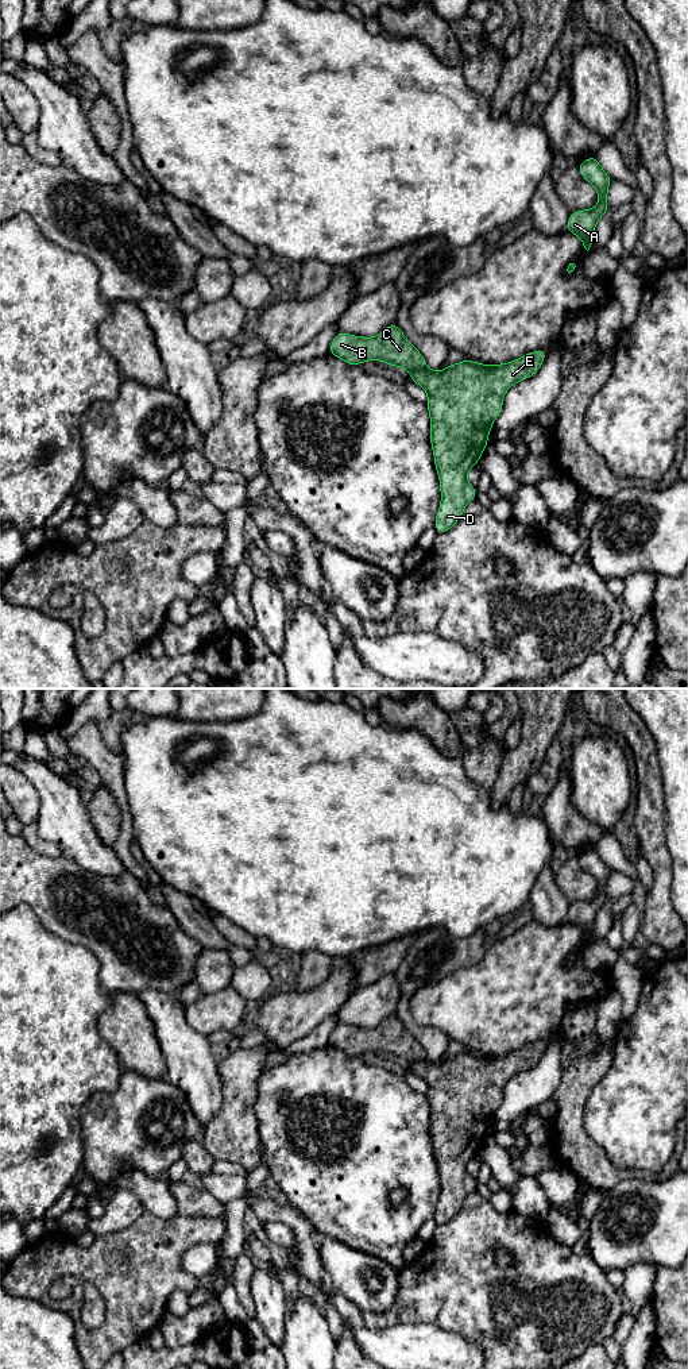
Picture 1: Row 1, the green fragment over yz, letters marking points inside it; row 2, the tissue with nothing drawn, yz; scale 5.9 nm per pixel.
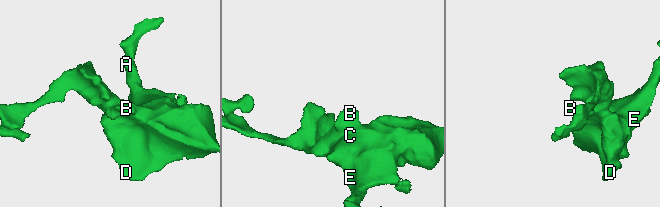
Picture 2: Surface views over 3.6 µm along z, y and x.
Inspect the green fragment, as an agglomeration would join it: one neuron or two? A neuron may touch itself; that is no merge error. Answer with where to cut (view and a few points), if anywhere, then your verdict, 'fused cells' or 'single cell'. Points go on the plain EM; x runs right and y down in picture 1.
cut none; single cell

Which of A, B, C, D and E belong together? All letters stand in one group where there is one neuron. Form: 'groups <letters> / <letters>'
groups A B C D E

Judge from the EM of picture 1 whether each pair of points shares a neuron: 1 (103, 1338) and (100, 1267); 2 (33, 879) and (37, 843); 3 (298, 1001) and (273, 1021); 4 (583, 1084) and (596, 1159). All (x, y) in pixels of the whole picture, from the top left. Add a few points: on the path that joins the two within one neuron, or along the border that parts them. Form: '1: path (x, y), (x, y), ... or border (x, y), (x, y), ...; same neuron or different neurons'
1: path (115, 1321), (115, 1284); same neuron
2: border (20, 836), (37, 852), (51, 857), (61, 855); different neurons
3: path (292, 1007), (279, 1018); same neuron
4: path (574, 1103), (574, 1136), (578, 1140); same neuron

